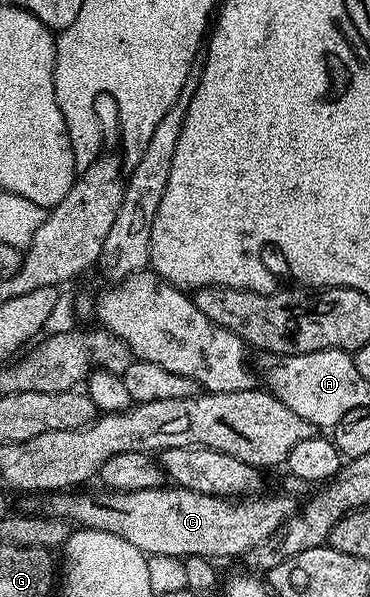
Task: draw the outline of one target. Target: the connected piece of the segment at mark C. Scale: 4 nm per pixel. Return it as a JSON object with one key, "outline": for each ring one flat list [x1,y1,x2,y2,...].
{"outline":[[166,484,139,492,49,492,39,507,42,515,61,518,86,530,111,532,123,536,127,544,135,544,147,556,171,556,182,560,203,556,210,560,237,558,248,555,263,540,276,532,292,514,297,513,299,502,285,494,270,498,253,496,248,500,216,498,214,494,191,492,182,486]]}

